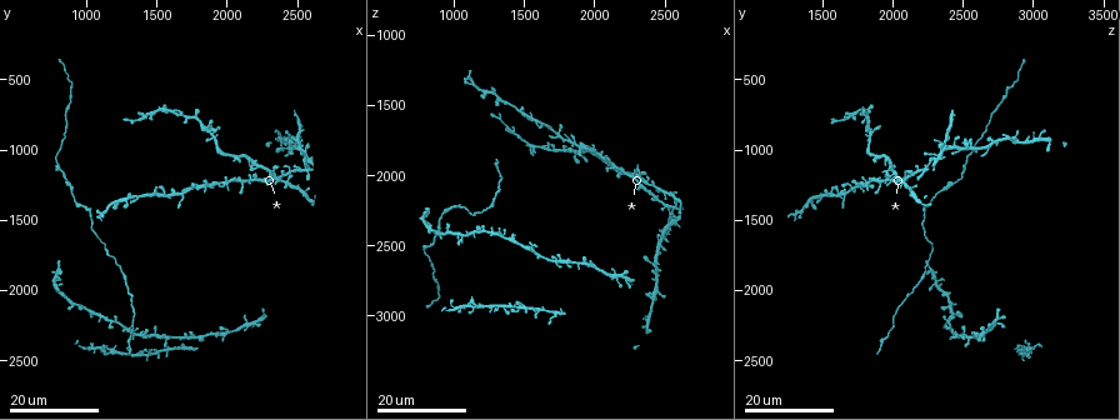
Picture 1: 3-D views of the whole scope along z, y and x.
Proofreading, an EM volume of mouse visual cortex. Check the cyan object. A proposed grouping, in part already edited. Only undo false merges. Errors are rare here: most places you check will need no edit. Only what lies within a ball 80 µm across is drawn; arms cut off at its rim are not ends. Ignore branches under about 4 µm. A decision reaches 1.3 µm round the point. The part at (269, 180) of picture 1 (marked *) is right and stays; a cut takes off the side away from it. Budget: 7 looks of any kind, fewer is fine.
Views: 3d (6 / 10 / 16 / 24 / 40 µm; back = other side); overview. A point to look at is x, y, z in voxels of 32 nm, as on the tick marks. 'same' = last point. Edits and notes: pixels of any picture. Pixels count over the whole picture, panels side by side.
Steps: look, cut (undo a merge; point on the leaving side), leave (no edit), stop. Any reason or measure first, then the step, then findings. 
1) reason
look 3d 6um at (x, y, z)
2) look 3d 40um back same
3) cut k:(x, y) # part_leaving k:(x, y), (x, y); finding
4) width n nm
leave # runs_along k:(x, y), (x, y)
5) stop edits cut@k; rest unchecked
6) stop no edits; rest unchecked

sudden change in width
look 3d 24um at (880, 520, 2860)

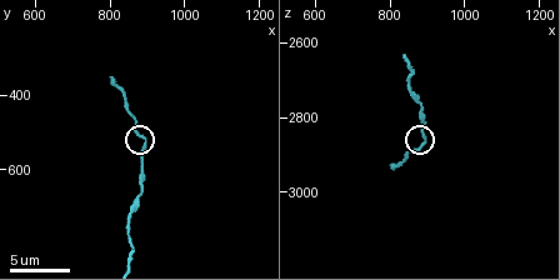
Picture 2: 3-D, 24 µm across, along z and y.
closer look
look 3d 10um at (900, 520, 2860)

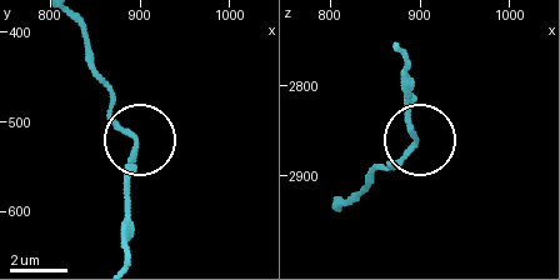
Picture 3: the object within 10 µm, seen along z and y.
leave # runs_along 3:(404, 50), (404, 113), (413, 141), (384, 168); one neuron here

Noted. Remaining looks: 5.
look 3d 24um at (780, 1100, 2520)

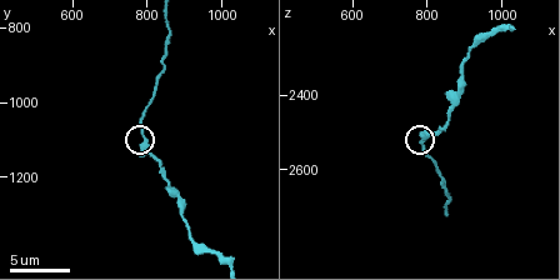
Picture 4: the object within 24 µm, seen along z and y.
look 3d 6um same

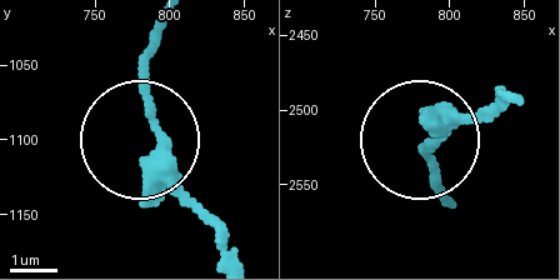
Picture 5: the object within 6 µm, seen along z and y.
leave # continuous, no second neuron

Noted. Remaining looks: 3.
look 3d 16um at (1280, 1940, 2200)

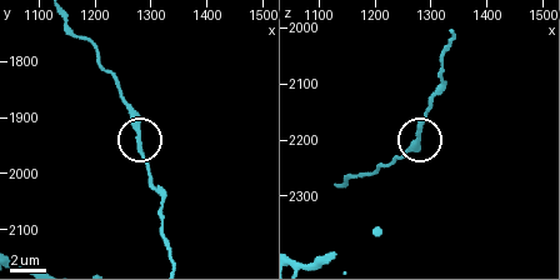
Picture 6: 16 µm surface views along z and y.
look 3d 10um at (1275, 1935, 2195)

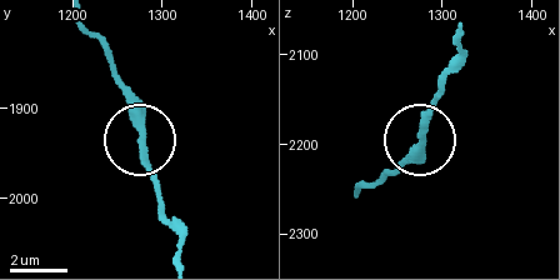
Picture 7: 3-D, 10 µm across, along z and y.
closer look
look 3d 6um at (1280, 1935, 2190)

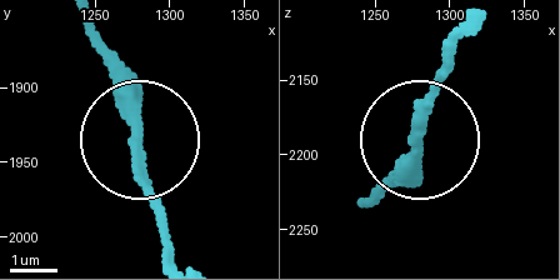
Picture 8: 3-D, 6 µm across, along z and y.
leave # runs_along 8:(363, 199), (423, 139), (446, 48); all the same neuron

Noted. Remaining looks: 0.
stop no edits; rest unchecked

